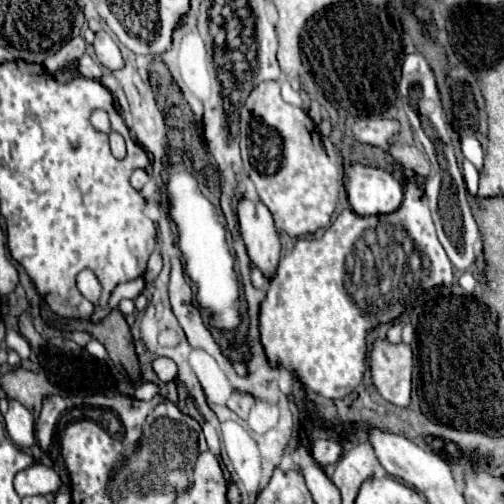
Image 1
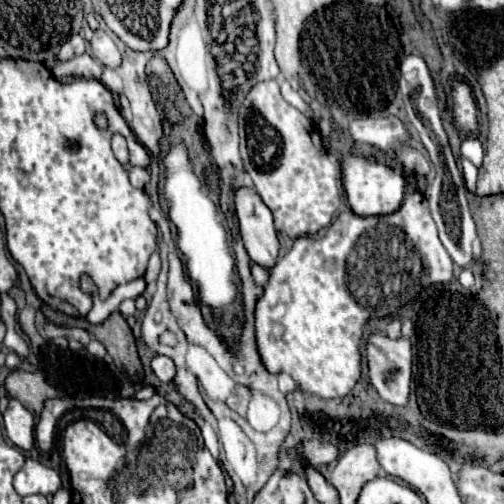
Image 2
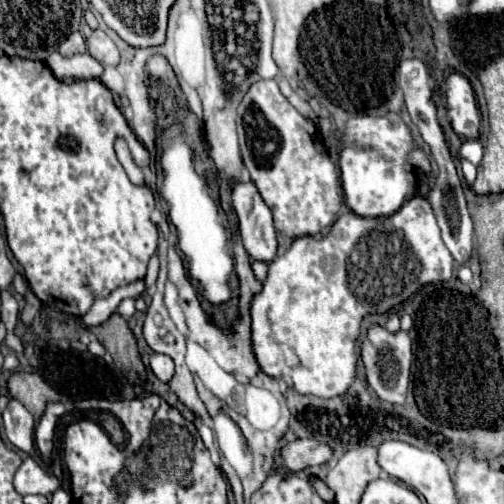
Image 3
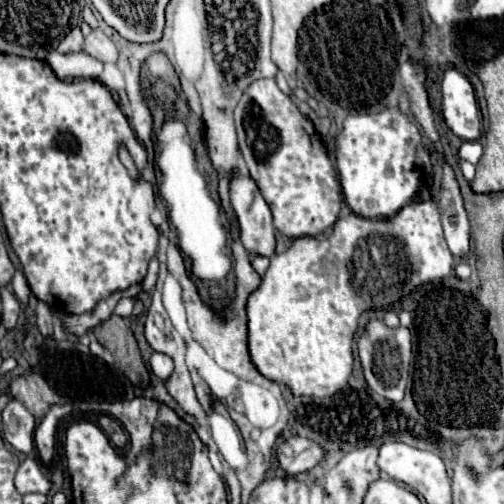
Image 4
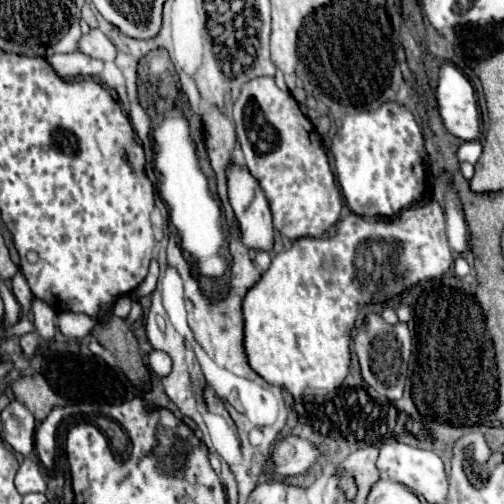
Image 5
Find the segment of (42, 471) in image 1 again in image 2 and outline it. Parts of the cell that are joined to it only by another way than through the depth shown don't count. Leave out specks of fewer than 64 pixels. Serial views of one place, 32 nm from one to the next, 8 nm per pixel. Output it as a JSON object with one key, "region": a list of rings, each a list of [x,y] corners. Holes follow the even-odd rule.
{"region":[[[28,458],[26,464],[14,476],[14,488],[20,496],[54,494],[60,488],[60,476],[38,460]]]}

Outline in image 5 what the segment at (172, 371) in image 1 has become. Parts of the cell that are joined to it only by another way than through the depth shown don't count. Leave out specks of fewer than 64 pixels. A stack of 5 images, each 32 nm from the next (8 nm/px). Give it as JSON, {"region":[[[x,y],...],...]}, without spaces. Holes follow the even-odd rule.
{"region":[[[152,350],[148,354],[148,364],[156,376],[166,376],[172,370],[170,356],[166,352],[160,352],[160,350]]]}

